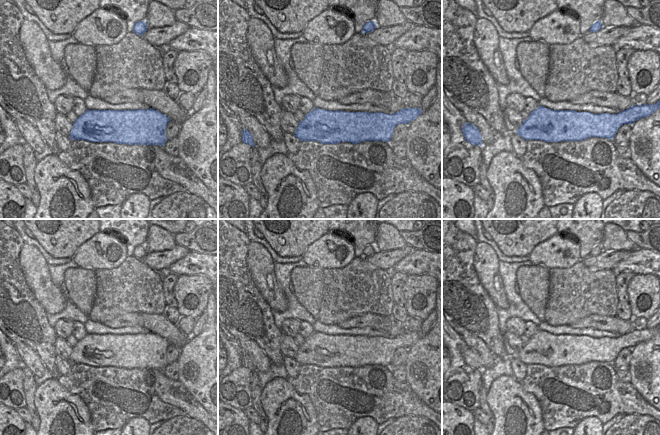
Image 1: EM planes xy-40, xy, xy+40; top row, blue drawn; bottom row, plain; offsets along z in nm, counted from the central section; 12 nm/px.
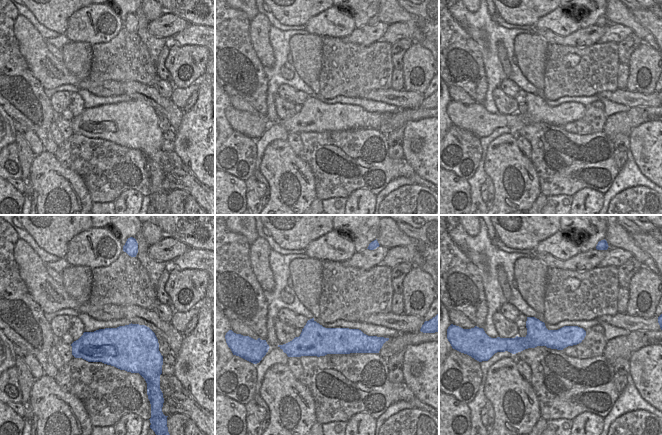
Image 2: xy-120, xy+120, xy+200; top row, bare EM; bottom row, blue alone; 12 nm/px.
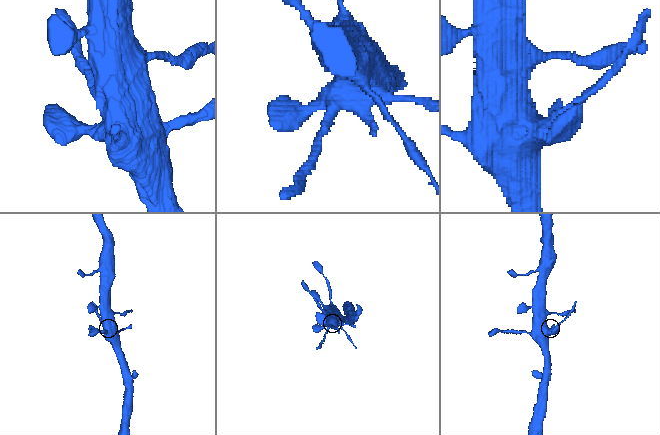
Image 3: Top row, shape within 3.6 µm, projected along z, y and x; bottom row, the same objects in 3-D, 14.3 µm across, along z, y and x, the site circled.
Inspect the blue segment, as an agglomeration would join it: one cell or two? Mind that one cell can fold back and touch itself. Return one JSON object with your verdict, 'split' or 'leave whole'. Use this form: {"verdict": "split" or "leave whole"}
{"verdict": "split"}

